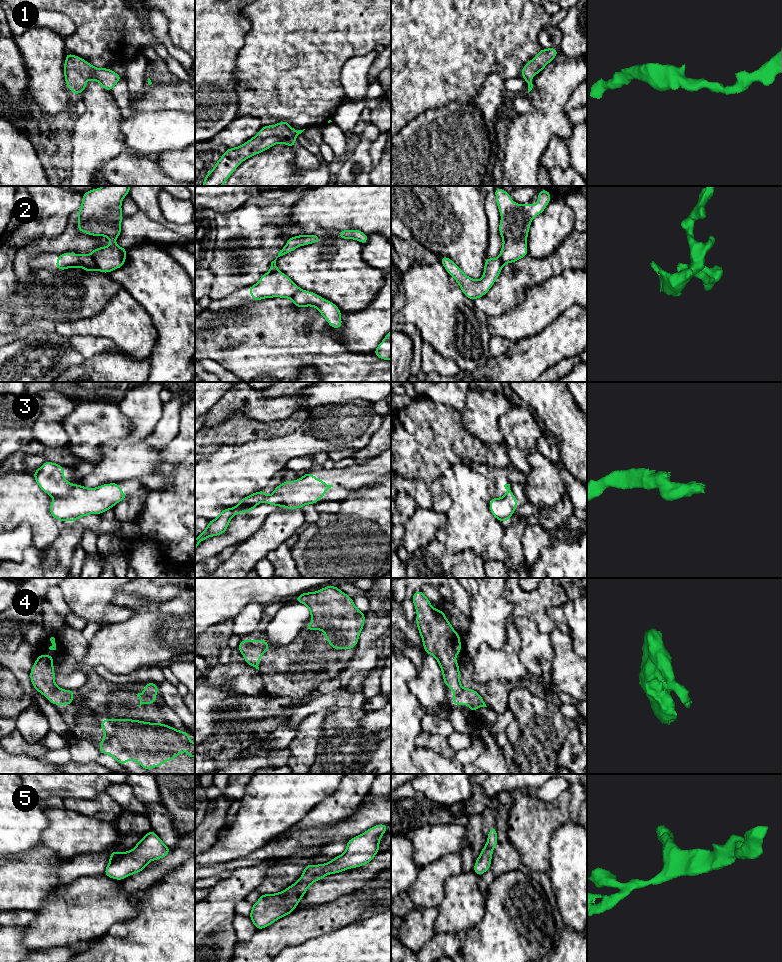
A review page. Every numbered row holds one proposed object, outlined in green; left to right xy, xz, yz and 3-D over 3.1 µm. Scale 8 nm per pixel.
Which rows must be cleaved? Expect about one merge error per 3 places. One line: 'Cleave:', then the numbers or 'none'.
Cleave: 2, 3

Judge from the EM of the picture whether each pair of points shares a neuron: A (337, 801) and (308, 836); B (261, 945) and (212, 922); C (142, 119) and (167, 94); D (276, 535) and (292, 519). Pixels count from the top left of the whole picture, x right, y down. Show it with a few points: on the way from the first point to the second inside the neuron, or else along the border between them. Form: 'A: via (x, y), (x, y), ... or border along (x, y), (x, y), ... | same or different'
A: border along (338, 822), (329, 827), (303, 829), (292, 834) | different
B: border along (238, 940), (233, 951) | different
C: border along (154, 109), (177, 111) | different
D: via (278, 530), (288, 524) | same

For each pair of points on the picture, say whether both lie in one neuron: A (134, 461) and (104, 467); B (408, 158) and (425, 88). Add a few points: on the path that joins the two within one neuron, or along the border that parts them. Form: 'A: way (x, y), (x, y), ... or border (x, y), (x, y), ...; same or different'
A: way (127, 461), (115, 463), (111, 467); same
B: border (441, 107), (425, 110), (401, 129); different

